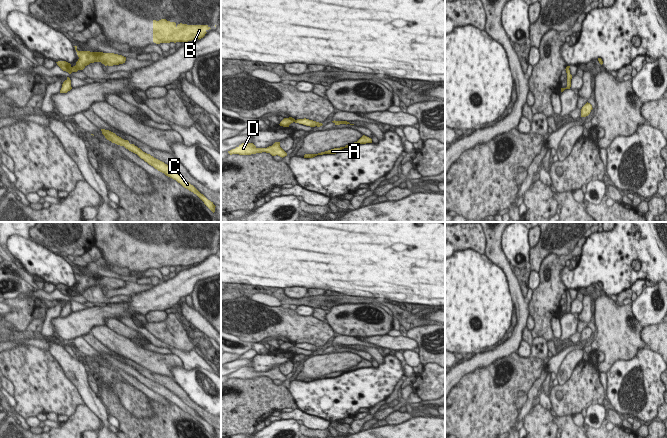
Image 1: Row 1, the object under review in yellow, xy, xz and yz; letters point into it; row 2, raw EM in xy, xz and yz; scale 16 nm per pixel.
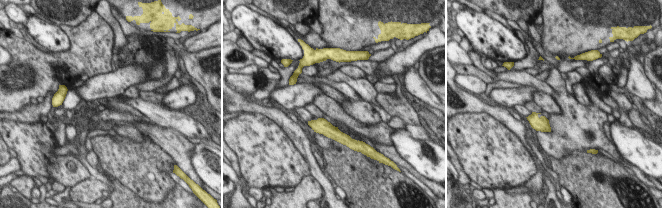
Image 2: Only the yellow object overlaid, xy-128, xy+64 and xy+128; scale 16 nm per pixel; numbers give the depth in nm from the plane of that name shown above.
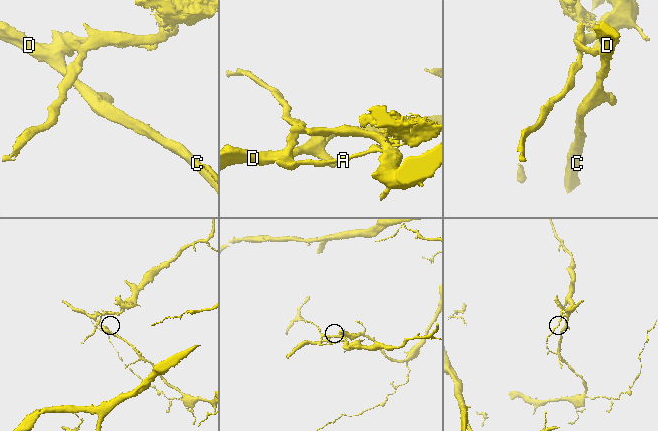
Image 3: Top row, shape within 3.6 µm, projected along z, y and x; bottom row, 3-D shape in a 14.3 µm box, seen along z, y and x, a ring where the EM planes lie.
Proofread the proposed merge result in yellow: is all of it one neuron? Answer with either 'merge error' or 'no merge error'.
merge error

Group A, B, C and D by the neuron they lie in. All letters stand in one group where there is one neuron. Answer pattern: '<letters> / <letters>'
A C D / B

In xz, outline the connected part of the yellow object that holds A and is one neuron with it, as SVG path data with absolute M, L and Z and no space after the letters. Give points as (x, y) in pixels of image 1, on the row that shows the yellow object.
M363 135L357 142L346 145L345 147L334 148L334 149L331 149L331 150L328 150L328 151L325 151L325 152L321 152L321 153L318 153L318 154L305 154L304 158L313 158L317 155L323 155L323 154L336 154L344 148L351 148L353 146L360 145L360 144L366 144L366 143L372 143L372 139Z

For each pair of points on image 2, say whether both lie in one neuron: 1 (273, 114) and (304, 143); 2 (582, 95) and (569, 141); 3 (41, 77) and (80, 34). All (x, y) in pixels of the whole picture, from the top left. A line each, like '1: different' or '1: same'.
1: same
2: different
3: same

